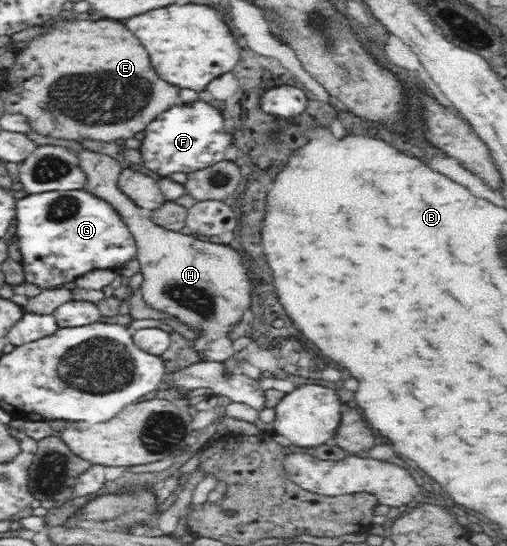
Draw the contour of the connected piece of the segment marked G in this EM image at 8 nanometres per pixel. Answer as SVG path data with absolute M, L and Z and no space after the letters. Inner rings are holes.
M54 190L40 194L27 194L16 202L18 220L18 248L22 254L21 268L24 269L24 285L38 286L40 289L60 288L75 282L94 270L118 272L126 262L137 258L137 246L132 233L121 216L103 200L84 190Z

